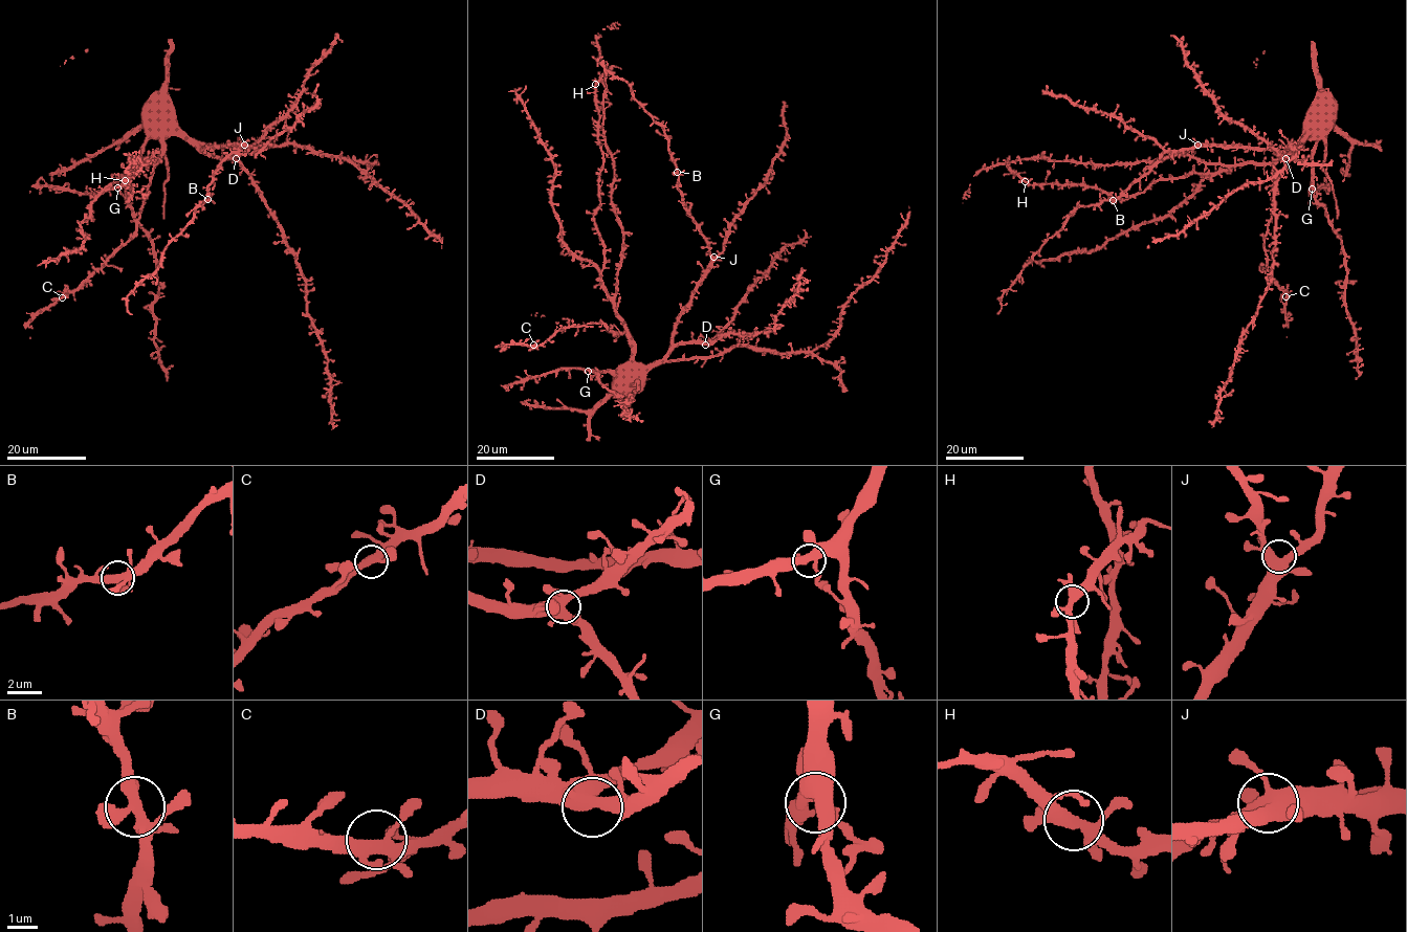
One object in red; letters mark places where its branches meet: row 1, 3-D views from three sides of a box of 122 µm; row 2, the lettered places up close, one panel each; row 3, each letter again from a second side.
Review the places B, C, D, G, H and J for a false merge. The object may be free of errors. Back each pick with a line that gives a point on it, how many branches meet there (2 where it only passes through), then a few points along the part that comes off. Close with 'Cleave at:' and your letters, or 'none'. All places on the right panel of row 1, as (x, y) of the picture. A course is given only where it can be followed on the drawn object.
Cleave at: none

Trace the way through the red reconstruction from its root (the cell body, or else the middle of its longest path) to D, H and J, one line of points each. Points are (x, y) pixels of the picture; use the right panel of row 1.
D: (1301, 141), (1285, 158)
H: (1301, 141), (1306, 134), (1273, 161), (1153, 180), (1124, 199), (1080, 185), (1026, 181)
J: (1301, 141), (1291, 150), (1197, 145)

